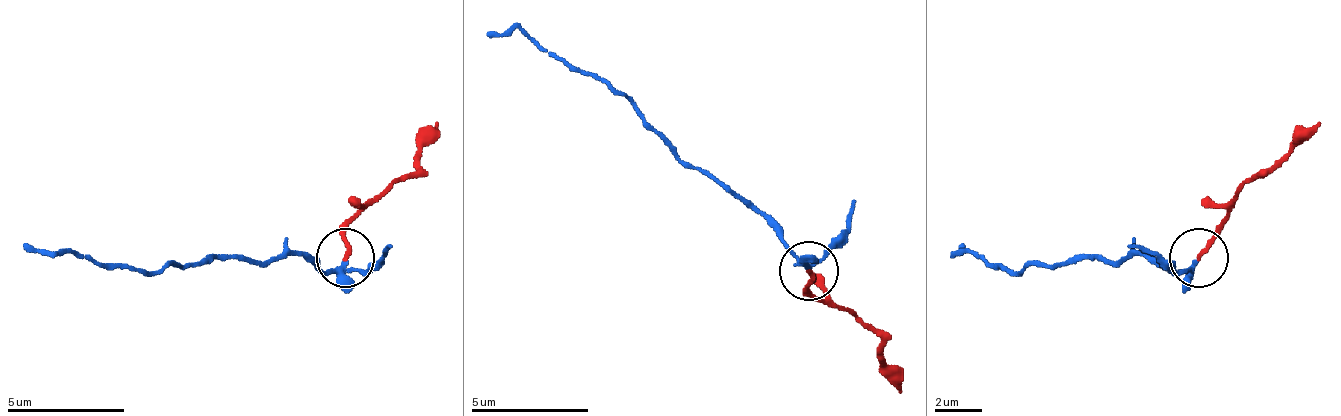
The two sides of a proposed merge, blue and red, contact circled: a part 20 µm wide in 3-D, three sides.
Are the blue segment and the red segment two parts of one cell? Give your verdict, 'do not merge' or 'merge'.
do not merge

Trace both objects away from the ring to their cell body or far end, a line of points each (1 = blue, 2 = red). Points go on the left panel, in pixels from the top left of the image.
1: (344, 259), (320, 271), (285, 253), (155, 271), (55, 253), (25, 241)
2: (344, 259), (344, 230), (420, 171), (420, 141), (438, 123)

